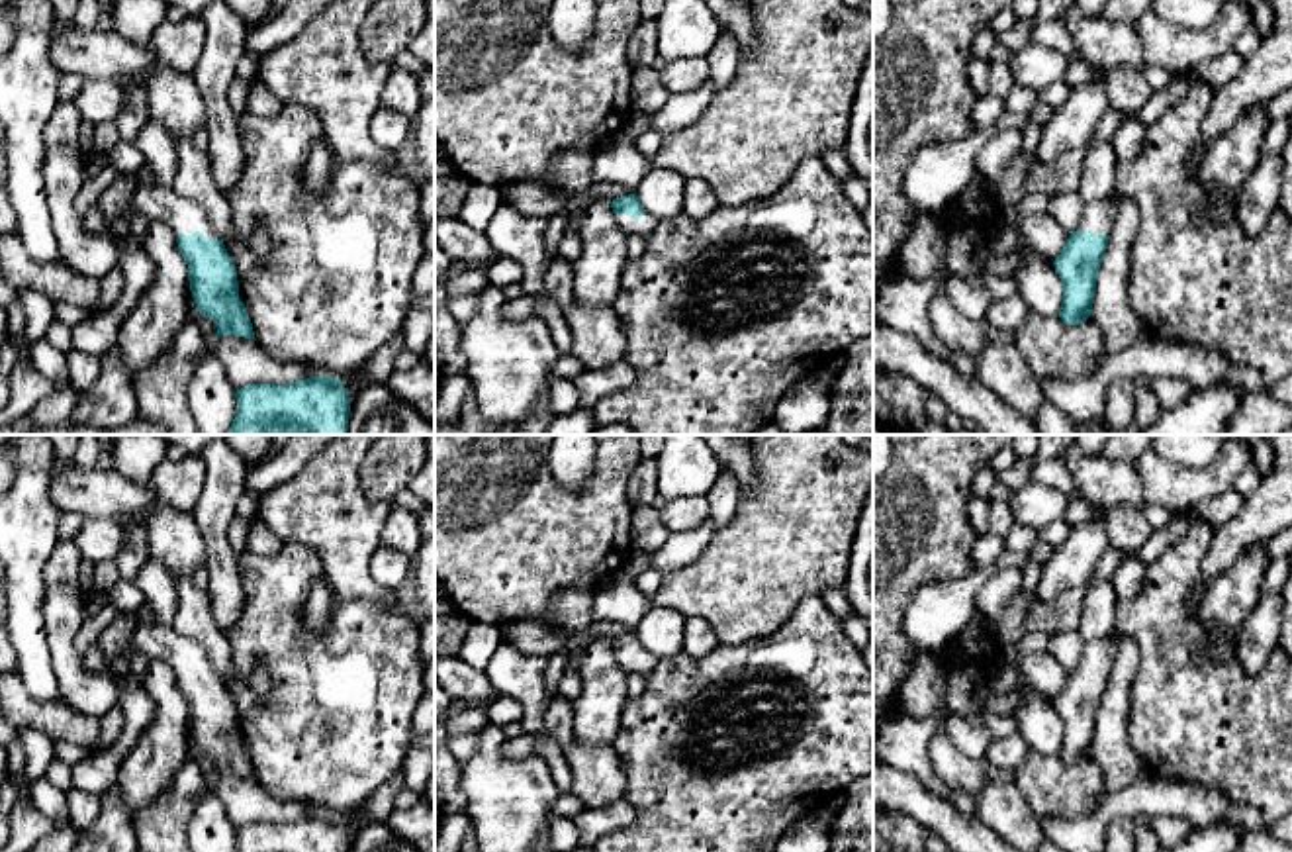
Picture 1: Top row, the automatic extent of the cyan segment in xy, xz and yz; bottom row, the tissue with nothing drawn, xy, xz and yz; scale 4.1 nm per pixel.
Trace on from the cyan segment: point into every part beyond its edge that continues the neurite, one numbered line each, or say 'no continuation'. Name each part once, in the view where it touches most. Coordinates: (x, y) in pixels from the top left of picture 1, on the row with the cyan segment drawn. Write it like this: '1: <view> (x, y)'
1: xy (153, 200)

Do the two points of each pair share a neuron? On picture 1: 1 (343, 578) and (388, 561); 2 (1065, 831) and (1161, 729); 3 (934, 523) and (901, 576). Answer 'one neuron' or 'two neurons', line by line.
1: two neurons
2: two neurons
3: one neuron

